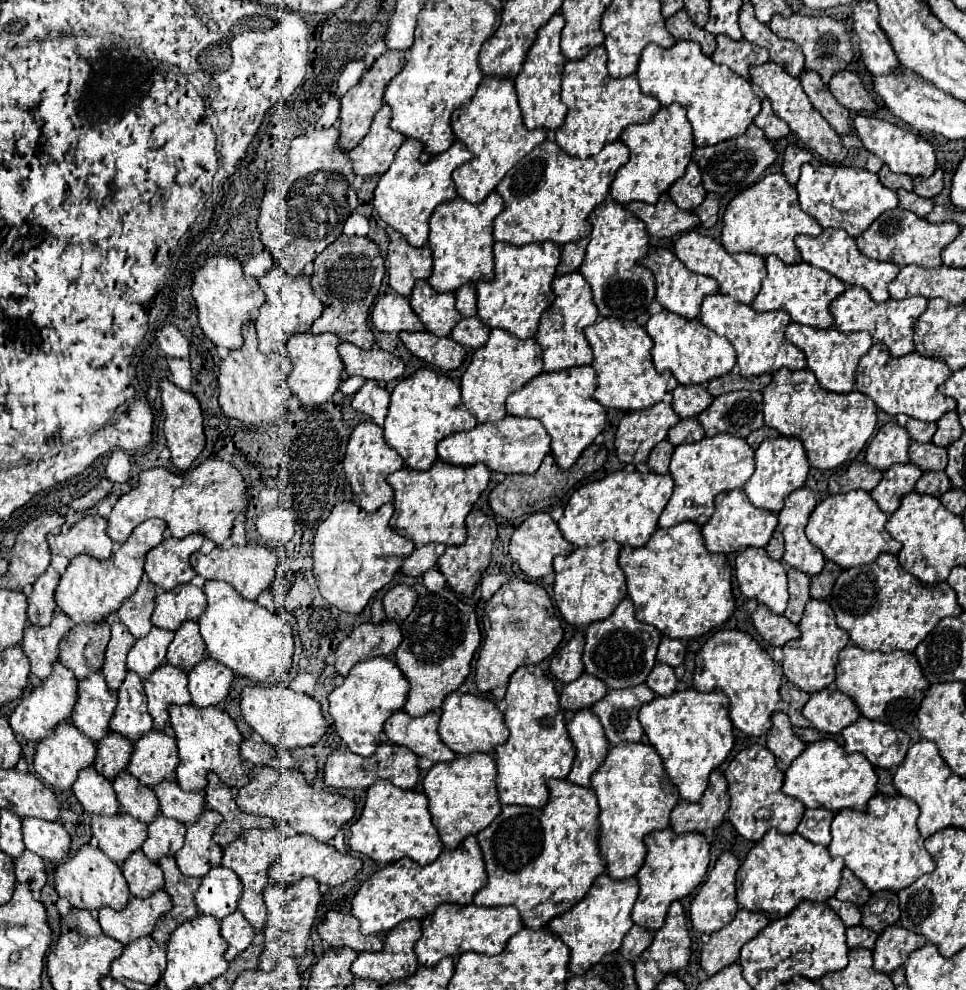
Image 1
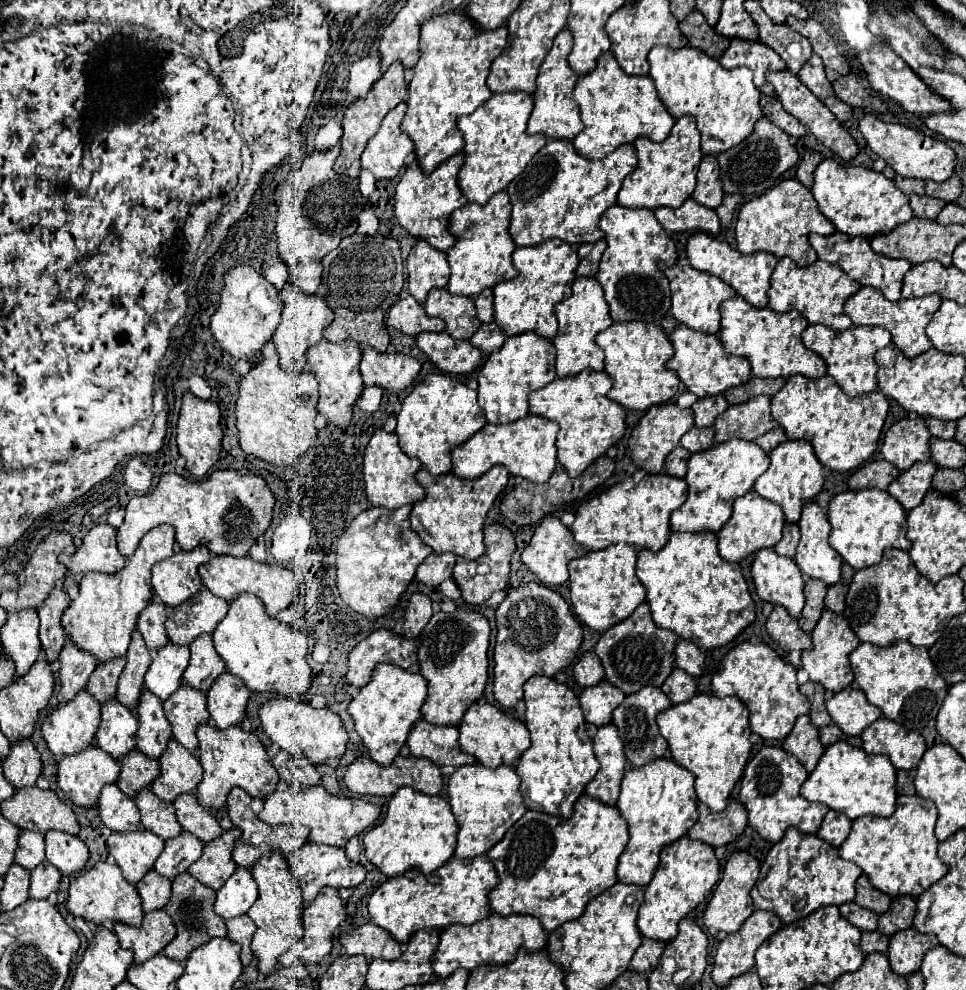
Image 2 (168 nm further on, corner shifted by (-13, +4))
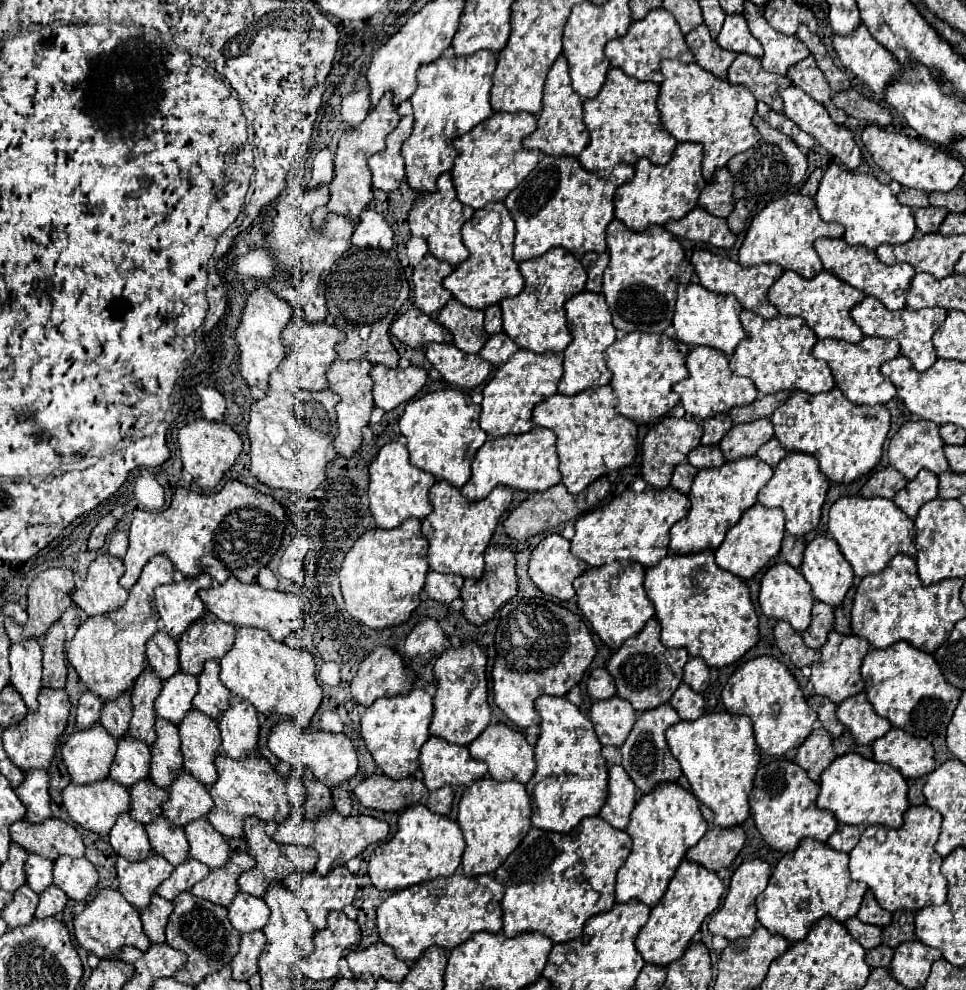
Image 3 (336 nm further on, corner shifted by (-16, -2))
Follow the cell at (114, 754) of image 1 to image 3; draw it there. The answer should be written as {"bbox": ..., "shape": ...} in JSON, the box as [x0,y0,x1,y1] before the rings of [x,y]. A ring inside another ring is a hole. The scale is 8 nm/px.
{"bbox":[130,780,168,824],"shape":[[[144,780],[132,786],[130,798],[130,816],[140,824],[150,824],[154,818],[162,816],[162,804],[168,800],[168,790],[160,790],[158,786],[152,786],[150,780]]]}

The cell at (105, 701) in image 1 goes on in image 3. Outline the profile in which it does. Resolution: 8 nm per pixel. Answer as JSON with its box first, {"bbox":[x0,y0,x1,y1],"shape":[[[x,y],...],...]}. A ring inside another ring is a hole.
{"bbox":[110,736,150,788],"shape":[[[124,736],[118,742],[116,760],[112,762],[110,778],[124,788],[130,788],[132,784],[146,780],[150,776],[150,748],[146,742],[138,742],[132,736]]]}

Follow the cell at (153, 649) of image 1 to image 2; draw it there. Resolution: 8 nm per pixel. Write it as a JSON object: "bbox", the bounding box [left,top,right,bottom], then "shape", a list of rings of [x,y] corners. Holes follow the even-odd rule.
{"bbox":[145,640,189,700],"shape":[[[169,640],[165,648],[153,652],[153,660],[145,674],[145,686],[157,698],[165,700],[179,688],[187,664],[189,664],[189,648]]]}

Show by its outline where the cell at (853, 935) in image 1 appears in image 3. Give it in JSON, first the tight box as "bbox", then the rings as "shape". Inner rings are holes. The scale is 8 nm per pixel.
{"bbox":[866,946,894,968],"shape":[[[876,946],[876,948],[872,948],[872,950],[866,952],[866,964],[870,968],[890,968],[892,956],[894,956],[892,948],[888,948],[888,946]]]}

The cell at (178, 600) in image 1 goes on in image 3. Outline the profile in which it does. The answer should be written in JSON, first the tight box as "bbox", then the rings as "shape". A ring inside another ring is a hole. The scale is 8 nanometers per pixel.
{"bbox":[180,614,236,676],"shape":[[[204,614],[200,622],[196,622],[202,628],[202,634],[196,642],[188,642],[188,632],[184,632],[184,638],[180,638],[180,670],[184,674],[198,676],[204,668],[204,662],[208,660],[220,660],[234,644],[236,628],[228,626],[226,622],[220,622],[218,618],[212,618],[212,614]]]}

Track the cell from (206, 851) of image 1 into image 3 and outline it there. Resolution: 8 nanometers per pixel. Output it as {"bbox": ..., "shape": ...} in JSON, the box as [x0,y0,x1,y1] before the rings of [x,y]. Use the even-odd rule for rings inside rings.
{"bbox":[190,854,256,908],"shape":[[[234,854],[228,860],[228,866],[220,868],[220,870],[212,870],[202,882],[198,882],[190,892],[198,898],[210,900],[218,906],[228,908],[234,900],[234,896],[238,894],[238,876],[244,870],[254,868],[256,862],[250,854]]]}

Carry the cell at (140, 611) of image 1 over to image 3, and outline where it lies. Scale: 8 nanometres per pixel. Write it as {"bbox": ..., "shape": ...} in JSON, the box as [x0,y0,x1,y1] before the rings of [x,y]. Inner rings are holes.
{"bbox":[146,632,180,682],"shape":[[[158,632],[156,638],[152,638],[152,642],[148,642],[146,654],[148,654],[150,668],[156,672],[156,676],[162,682],[168,680],[172,674],[176,674],[180,670],[180,666],[178,666],[178,646],[164,632]]]}

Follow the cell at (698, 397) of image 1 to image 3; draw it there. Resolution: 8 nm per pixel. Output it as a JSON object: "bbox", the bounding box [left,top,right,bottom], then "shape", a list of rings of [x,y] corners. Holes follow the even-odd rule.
{"bbox":[702,414,732,446],"shape":[[[718,414],[716,418],[708,418],[708,422],[702,422],[702,428],[704,428],[702,444],[716,446],[726,436],[726,432],[732,428],[732,420],[728,414]]]}

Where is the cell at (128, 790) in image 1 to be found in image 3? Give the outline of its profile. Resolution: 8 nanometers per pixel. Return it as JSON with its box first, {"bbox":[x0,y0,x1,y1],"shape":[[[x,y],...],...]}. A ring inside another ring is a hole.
{"bbox":[146,816,188,866],"shape":[[[164,816],[156,818],[152,826],[146,826],[146,834],[152,844],[152,852],[166,858],[172,866],[178,866],[188,858],[188,840],[184,836],[184,830],[178,826],[172,826]]]}

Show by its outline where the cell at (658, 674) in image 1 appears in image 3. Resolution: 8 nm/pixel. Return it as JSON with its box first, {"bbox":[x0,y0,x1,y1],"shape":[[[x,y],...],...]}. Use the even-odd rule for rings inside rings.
{"bbox":[670,684,704,720],"shape":[[[684,684],[674,692],[670,704],[678,712],[680,720],[698,720],[704,714],[704,698]]]}

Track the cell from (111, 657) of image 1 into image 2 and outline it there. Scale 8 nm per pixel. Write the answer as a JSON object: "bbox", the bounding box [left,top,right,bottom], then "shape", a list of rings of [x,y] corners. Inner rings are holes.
{"bbox":[115,630,151,710],"shape":[[[137,630],[133,632],[125,658],[127,658],[127,664],[119,676],[115,698],[133,710],[137,704],[137,698],[141,694],[143,676],[145,676],[145,672],[149,668],[149,660],[151,660],[151,650],[147,648],[141,632],[137,632]]]}

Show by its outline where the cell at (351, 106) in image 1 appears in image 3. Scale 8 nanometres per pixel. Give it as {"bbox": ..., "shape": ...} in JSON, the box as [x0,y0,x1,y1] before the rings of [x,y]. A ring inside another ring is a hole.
{"bbox":[312,94,400,228],"shape":[[[388,94],[380,100],[380,104],[376,106],[376,110],[372,110],[366,120],[356,128],[356,130],[348,130],[340,142],[338,142],[338,150],[336,150],[336,158],[334,158],[334,180],[330,182],[330,202],[320,208],[316,212],[316,216],[312,218],[314,228],[322,228],[326,222],[326,216],[338,214],[338,216],[348,216],[350,220],[358,220],[362,210],[368,208],[368,204],[372,202],[374,194],[372,194],[372,174],[368,168],[368,158],[372,154],[378,154],[386,148],[386,136],[396,128],[400,116],[396,110],[392,110],[392,98],[388,98]]]}

